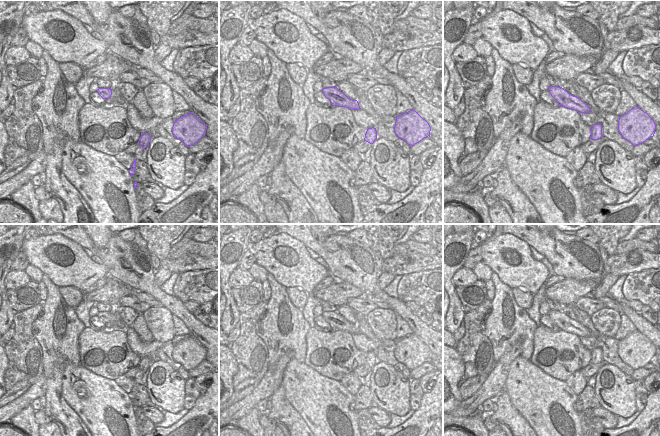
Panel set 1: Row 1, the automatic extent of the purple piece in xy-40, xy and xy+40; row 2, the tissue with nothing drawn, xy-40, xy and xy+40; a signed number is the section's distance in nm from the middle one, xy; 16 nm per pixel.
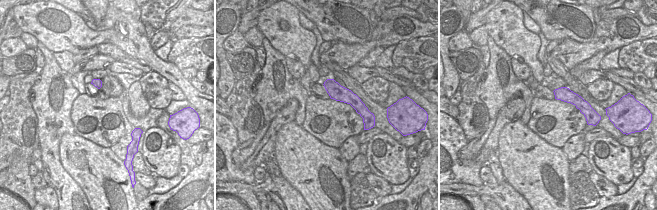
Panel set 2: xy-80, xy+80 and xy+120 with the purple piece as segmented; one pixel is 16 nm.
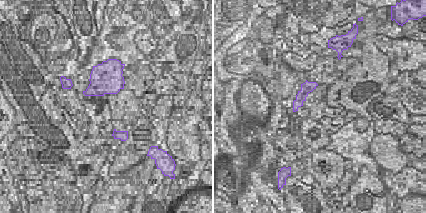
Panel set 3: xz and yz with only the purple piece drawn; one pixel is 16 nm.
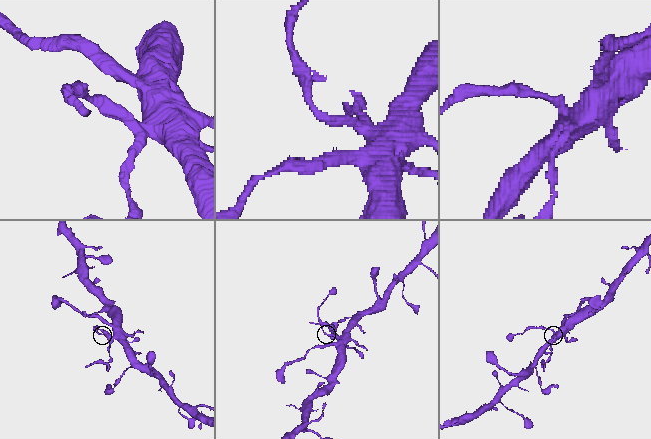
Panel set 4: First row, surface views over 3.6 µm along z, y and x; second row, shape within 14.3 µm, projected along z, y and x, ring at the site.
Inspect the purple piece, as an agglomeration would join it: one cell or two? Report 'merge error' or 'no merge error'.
merge error

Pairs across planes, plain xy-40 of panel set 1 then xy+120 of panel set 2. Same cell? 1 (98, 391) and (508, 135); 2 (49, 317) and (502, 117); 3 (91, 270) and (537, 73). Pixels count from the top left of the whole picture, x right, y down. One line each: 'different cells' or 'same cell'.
1: same cell
2: different cells
3: same cell

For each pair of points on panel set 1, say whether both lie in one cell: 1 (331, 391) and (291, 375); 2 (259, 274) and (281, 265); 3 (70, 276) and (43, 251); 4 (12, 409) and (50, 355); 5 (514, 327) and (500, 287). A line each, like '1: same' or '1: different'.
1: same
2: different
3: same
4: different
5: same

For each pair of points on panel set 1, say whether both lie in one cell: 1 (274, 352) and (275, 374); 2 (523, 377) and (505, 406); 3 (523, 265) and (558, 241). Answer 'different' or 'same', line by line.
1: different
2: different
3: different

